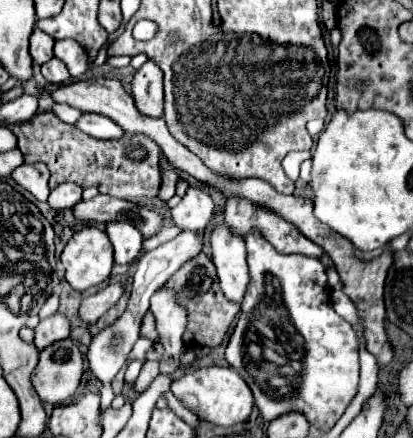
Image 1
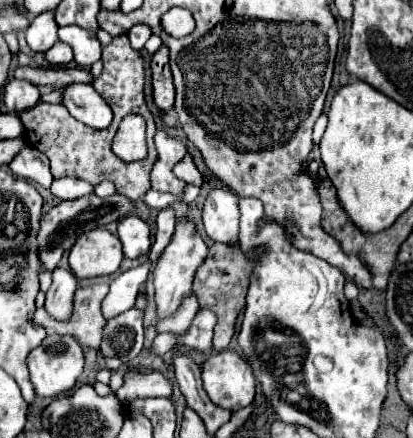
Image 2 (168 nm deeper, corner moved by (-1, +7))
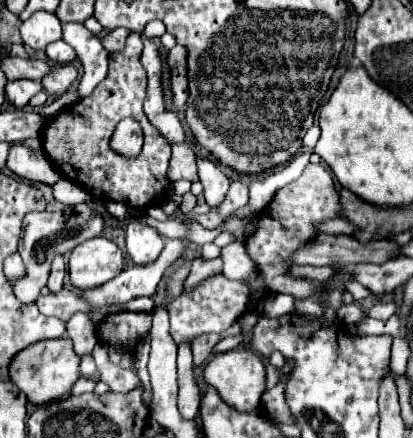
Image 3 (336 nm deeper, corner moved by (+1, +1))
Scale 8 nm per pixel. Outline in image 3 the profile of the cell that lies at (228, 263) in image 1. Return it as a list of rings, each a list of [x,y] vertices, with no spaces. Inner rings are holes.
[[[197,159],[197,169],[199,169],[199,181],[205,187],[205,201],[211,207],[211,211],[207,213],[209,219],[203,219],[203,227],[215,229],[225,221],[219,215],[219,207],[229,191],[229,177],[223,173],[223,167],[211,159]]]

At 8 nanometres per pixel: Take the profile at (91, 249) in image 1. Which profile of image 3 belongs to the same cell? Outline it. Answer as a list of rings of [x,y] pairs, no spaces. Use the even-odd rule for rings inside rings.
[[[107,237],[81,243],[69,255],[69,279],[79,289],[93,289],[123,271],[123,253]]]

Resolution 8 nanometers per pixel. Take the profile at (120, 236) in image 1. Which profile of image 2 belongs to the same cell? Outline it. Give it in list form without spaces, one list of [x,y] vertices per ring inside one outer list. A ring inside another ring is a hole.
[[[129,215],[119,221],[117,237],[123,243],[123,253],[127,259],[137,259],[151,249],[151,227],[137,215]]]

